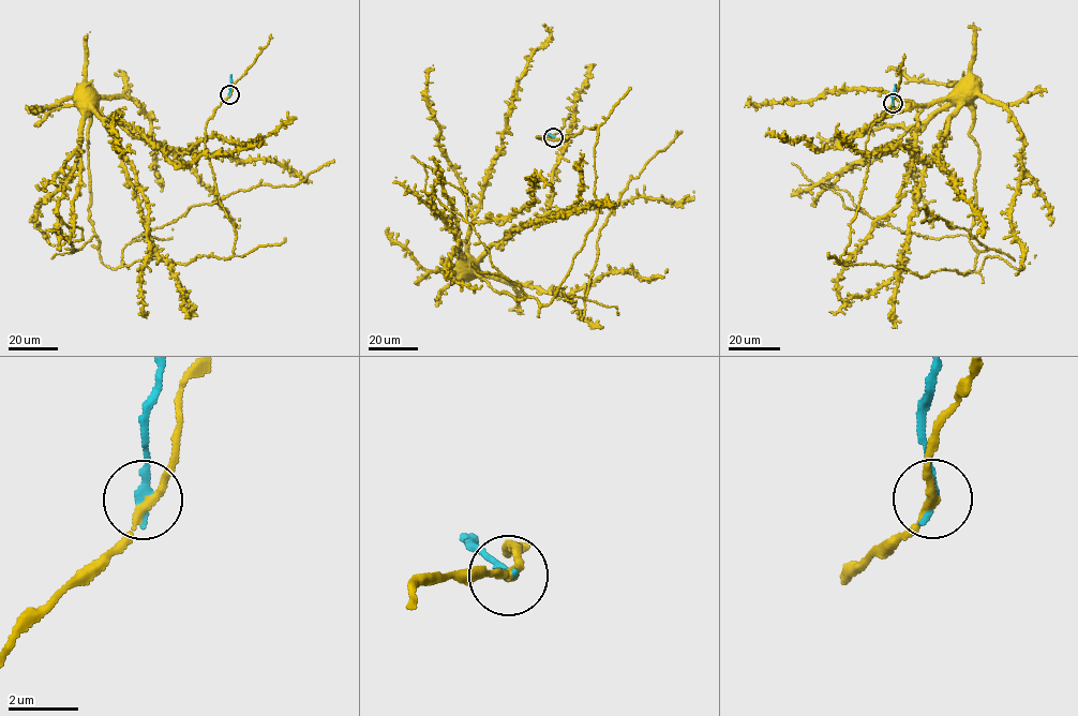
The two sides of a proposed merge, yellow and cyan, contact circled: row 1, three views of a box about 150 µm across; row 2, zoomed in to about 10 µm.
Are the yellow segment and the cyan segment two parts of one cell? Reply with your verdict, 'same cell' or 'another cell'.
another cell

